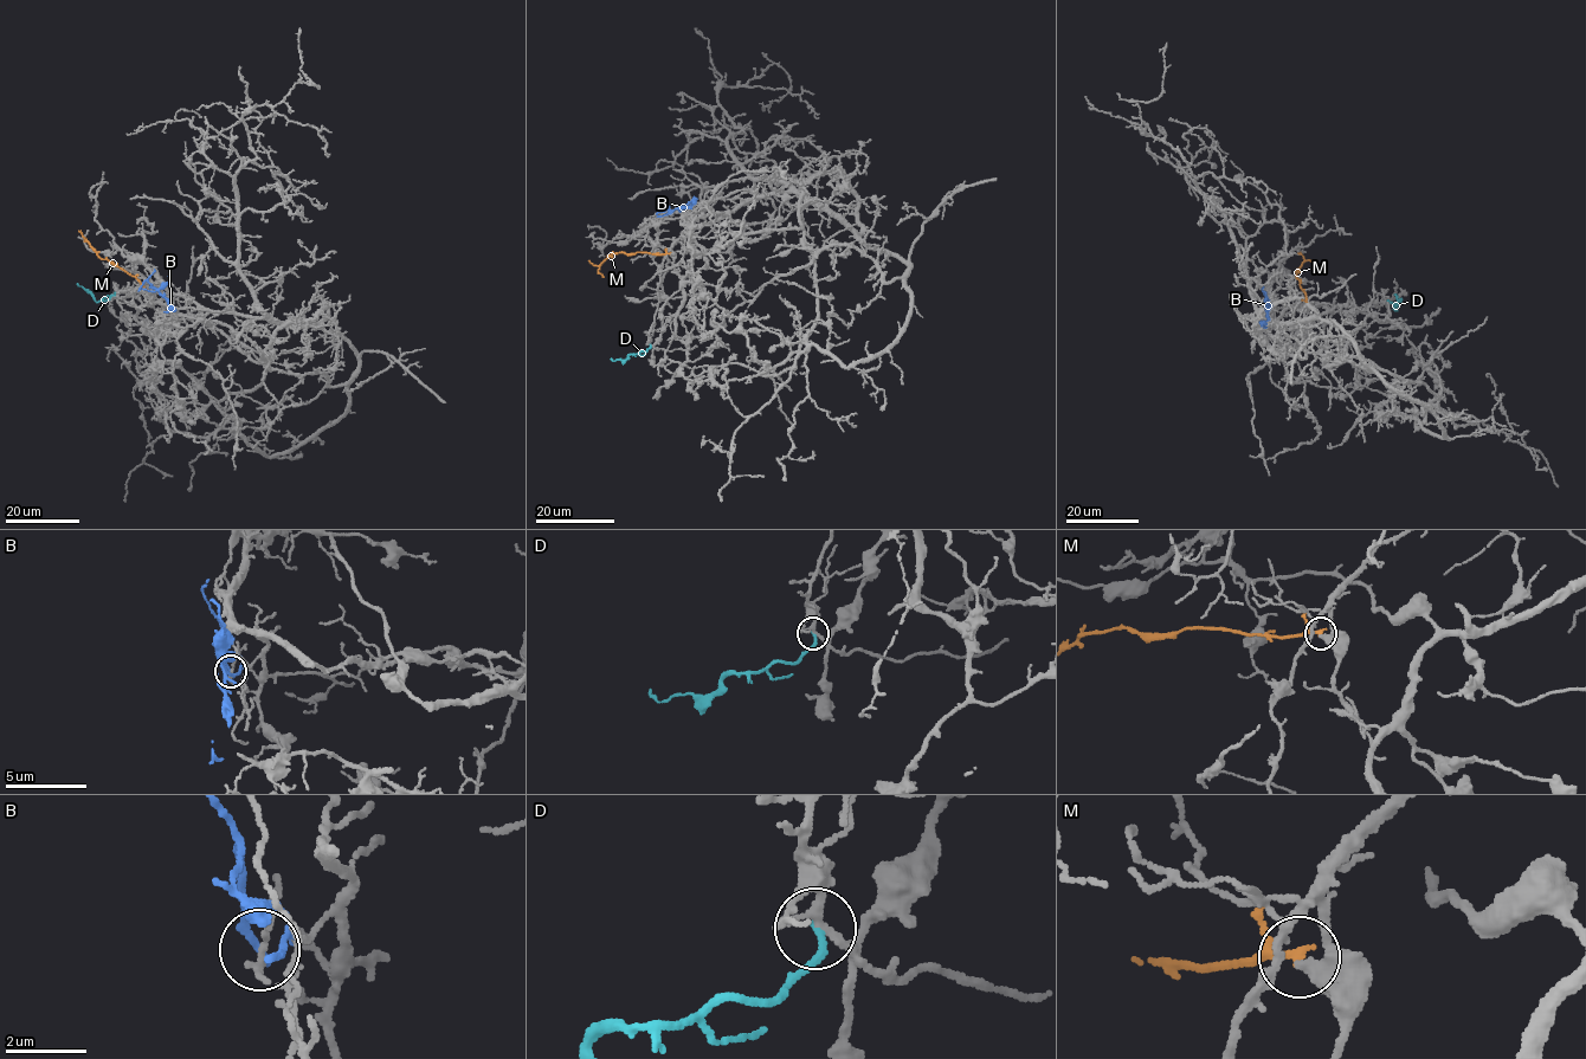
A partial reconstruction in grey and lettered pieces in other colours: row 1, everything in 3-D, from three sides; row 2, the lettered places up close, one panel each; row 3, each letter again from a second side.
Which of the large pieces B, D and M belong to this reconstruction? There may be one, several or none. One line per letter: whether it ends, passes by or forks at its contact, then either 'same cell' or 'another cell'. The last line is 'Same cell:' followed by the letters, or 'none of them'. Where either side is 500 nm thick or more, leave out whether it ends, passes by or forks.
B: it passes by; another cell
D: it ends; another cell
M: it passes by; another cell
Same cell: none of them

